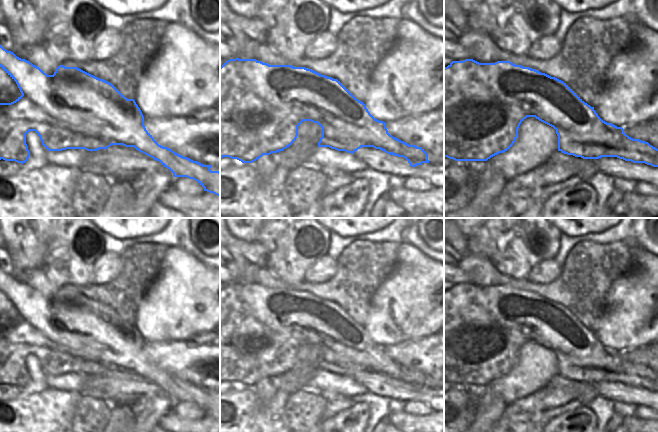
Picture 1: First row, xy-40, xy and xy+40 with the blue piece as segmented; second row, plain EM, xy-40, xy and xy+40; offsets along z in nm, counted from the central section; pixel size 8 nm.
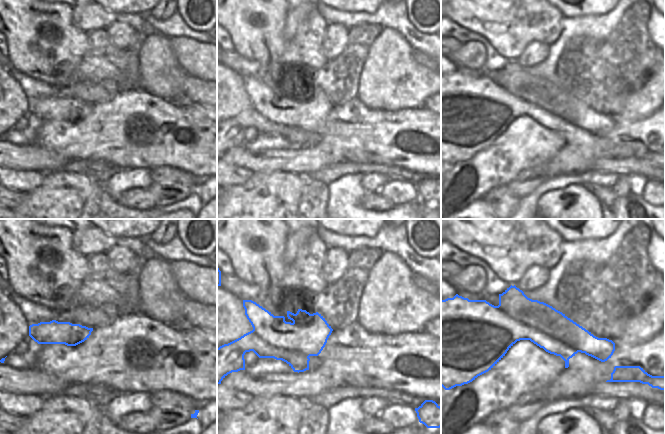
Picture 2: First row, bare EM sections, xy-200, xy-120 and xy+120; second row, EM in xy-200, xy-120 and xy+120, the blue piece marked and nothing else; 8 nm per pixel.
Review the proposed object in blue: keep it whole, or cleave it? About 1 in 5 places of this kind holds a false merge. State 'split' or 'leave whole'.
split

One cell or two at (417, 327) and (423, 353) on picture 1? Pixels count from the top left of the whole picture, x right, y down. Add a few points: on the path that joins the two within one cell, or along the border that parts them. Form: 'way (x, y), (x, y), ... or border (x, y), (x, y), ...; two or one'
border (433, 333), (420, 338), (403, 340), (397, 344); two

